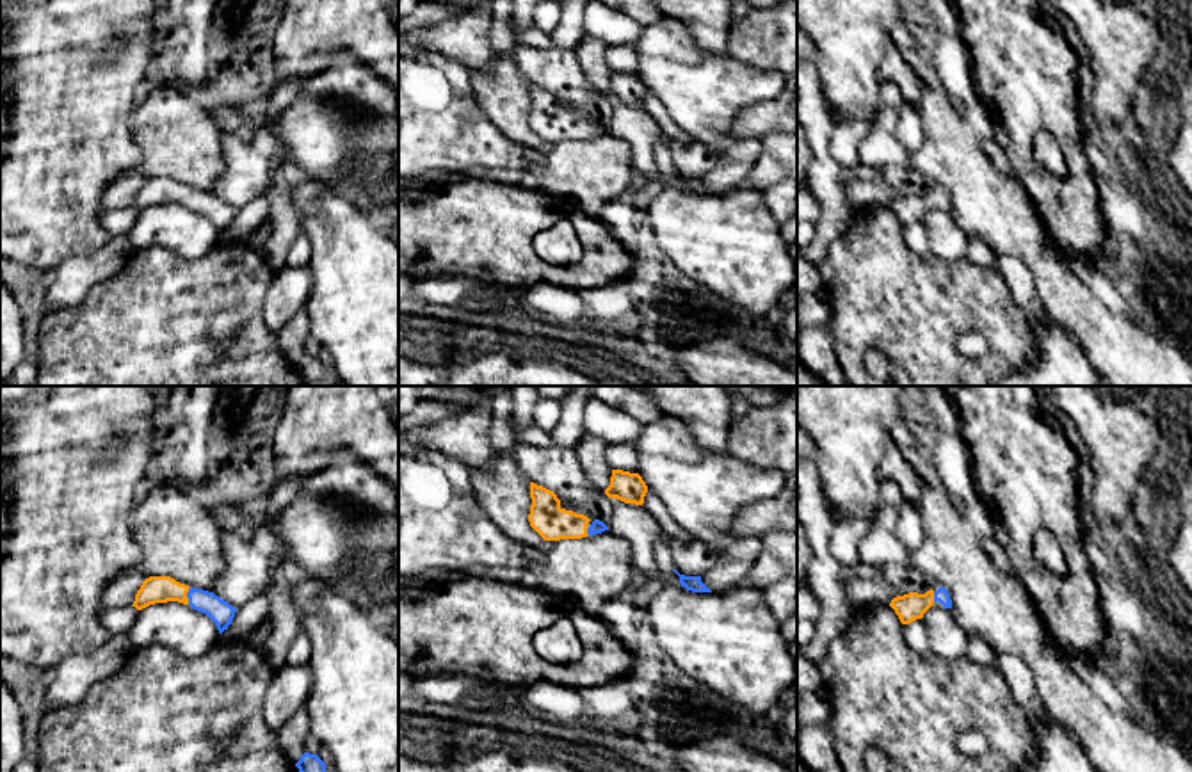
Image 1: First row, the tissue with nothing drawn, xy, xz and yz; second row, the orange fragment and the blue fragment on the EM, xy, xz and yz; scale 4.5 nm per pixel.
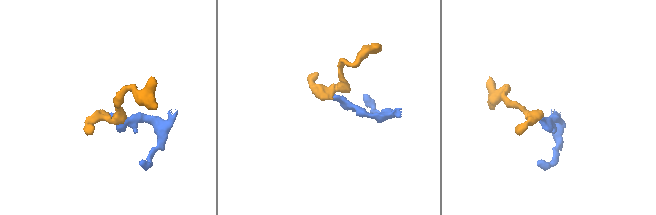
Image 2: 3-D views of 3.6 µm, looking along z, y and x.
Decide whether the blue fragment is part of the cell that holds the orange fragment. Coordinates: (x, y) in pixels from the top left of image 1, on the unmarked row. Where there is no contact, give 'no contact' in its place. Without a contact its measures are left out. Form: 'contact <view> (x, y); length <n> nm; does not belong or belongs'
contact xy (185, 198); length 80 nm; belongs

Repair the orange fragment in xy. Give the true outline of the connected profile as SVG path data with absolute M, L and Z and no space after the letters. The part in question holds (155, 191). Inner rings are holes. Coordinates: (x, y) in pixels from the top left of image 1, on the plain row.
M171 178L146 180L135 196L132 208L142 212L149 206L167 203L190 206L194 212L206 215L215 224L219 235L228 231L237 213L237 210L233 210L228 203L221 201L213 194L189 189Z

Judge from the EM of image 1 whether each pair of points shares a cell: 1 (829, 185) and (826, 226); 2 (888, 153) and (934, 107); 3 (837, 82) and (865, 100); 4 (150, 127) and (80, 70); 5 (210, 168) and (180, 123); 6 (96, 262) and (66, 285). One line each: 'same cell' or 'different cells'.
1: same cell
2: different cells
3: same cell
4: different cells
5: same cell
6: same cell

